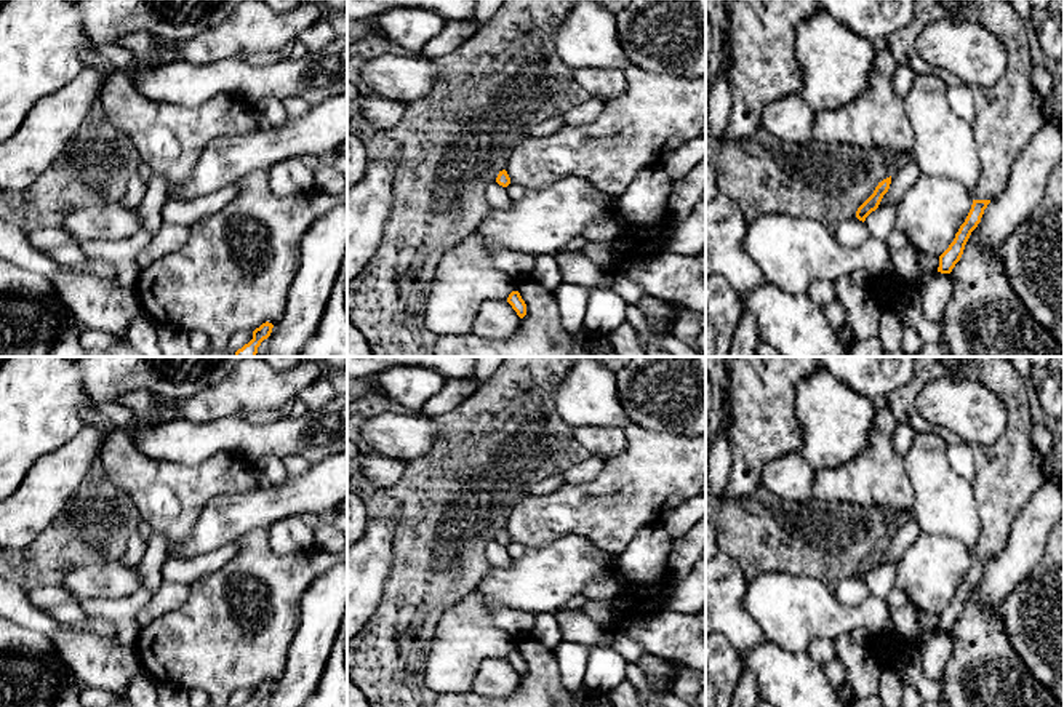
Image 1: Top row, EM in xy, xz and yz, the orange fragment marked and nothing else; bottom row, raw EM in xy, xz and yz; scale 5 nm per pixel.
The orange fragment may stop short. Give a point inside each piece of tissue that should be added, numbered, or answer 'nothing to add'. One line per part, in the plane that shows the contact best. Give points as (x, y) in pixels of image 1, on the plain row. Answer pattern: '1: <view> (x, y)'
nothing to add

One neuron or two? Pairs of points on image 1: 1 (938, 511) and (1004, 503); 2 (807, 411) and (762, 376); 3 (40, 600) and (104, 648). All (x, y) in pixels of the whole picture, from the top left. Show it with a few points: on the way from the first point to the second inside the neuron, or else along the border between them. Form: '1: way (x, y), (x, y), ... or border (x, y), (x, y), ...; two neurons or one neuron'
1: border (970, 482), (978, 519), (976, 543); two neurons
2: border (813, 373), (797, 387), (796, 419), (802, 439); two neurons
3: border (24, 592), (31, 603), (42, 608); two neurons

